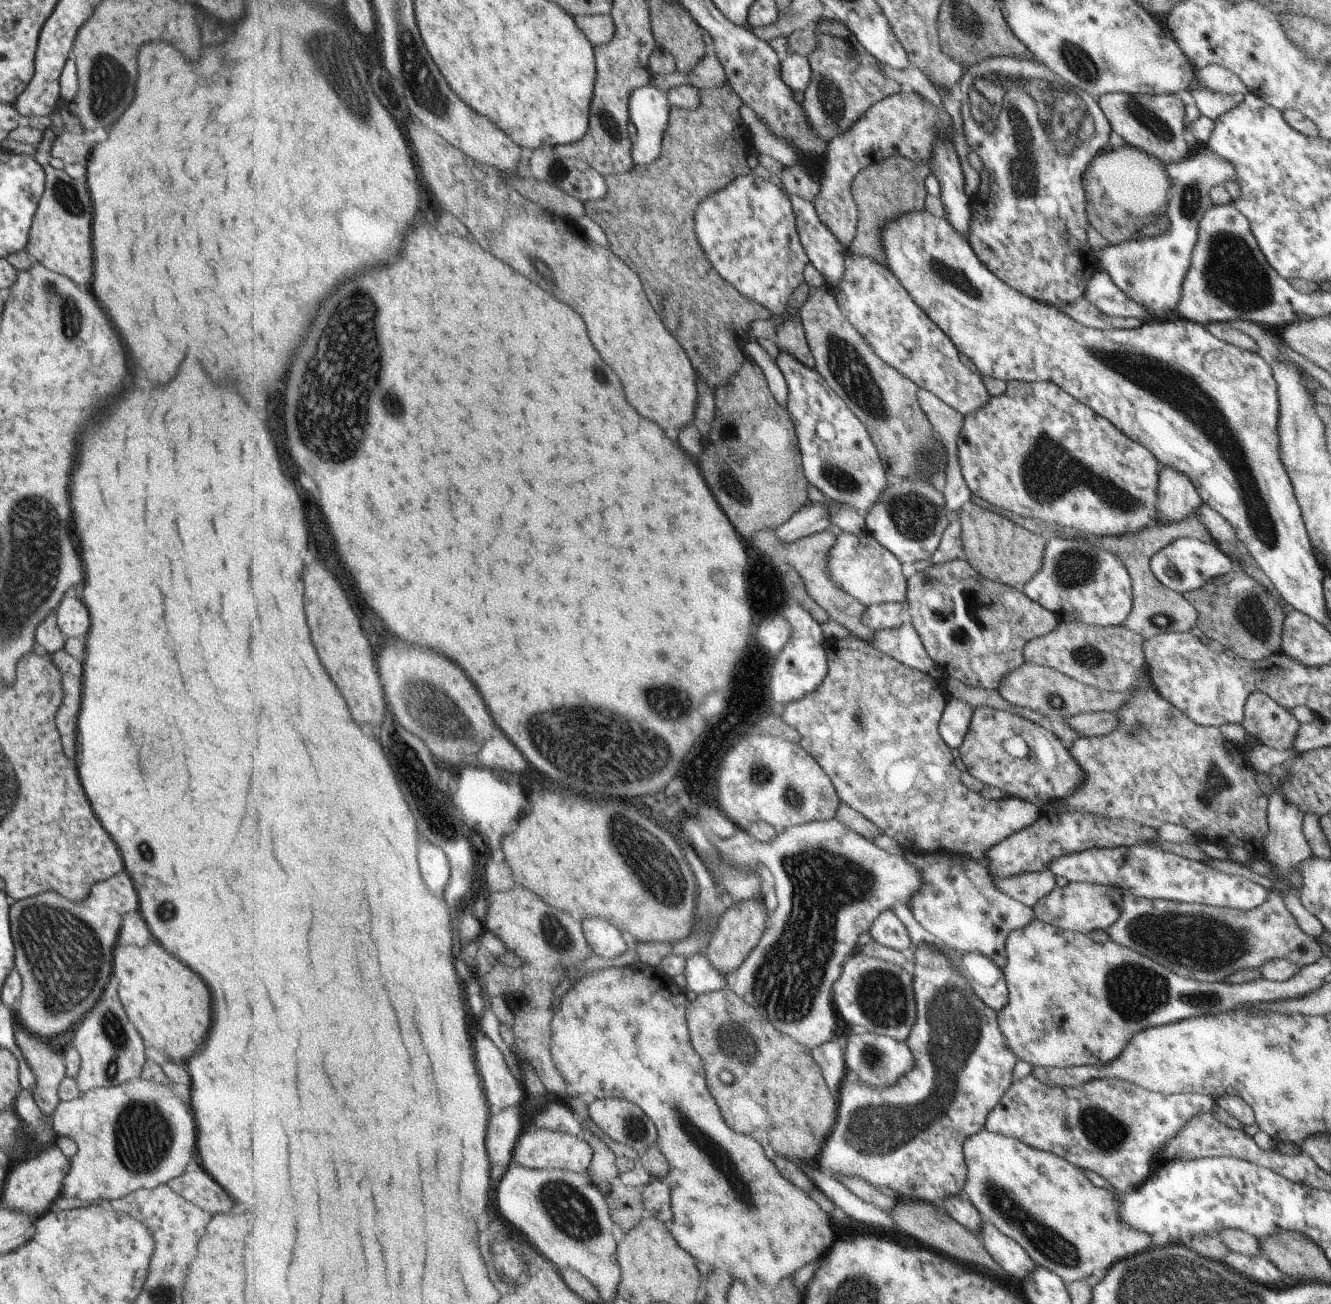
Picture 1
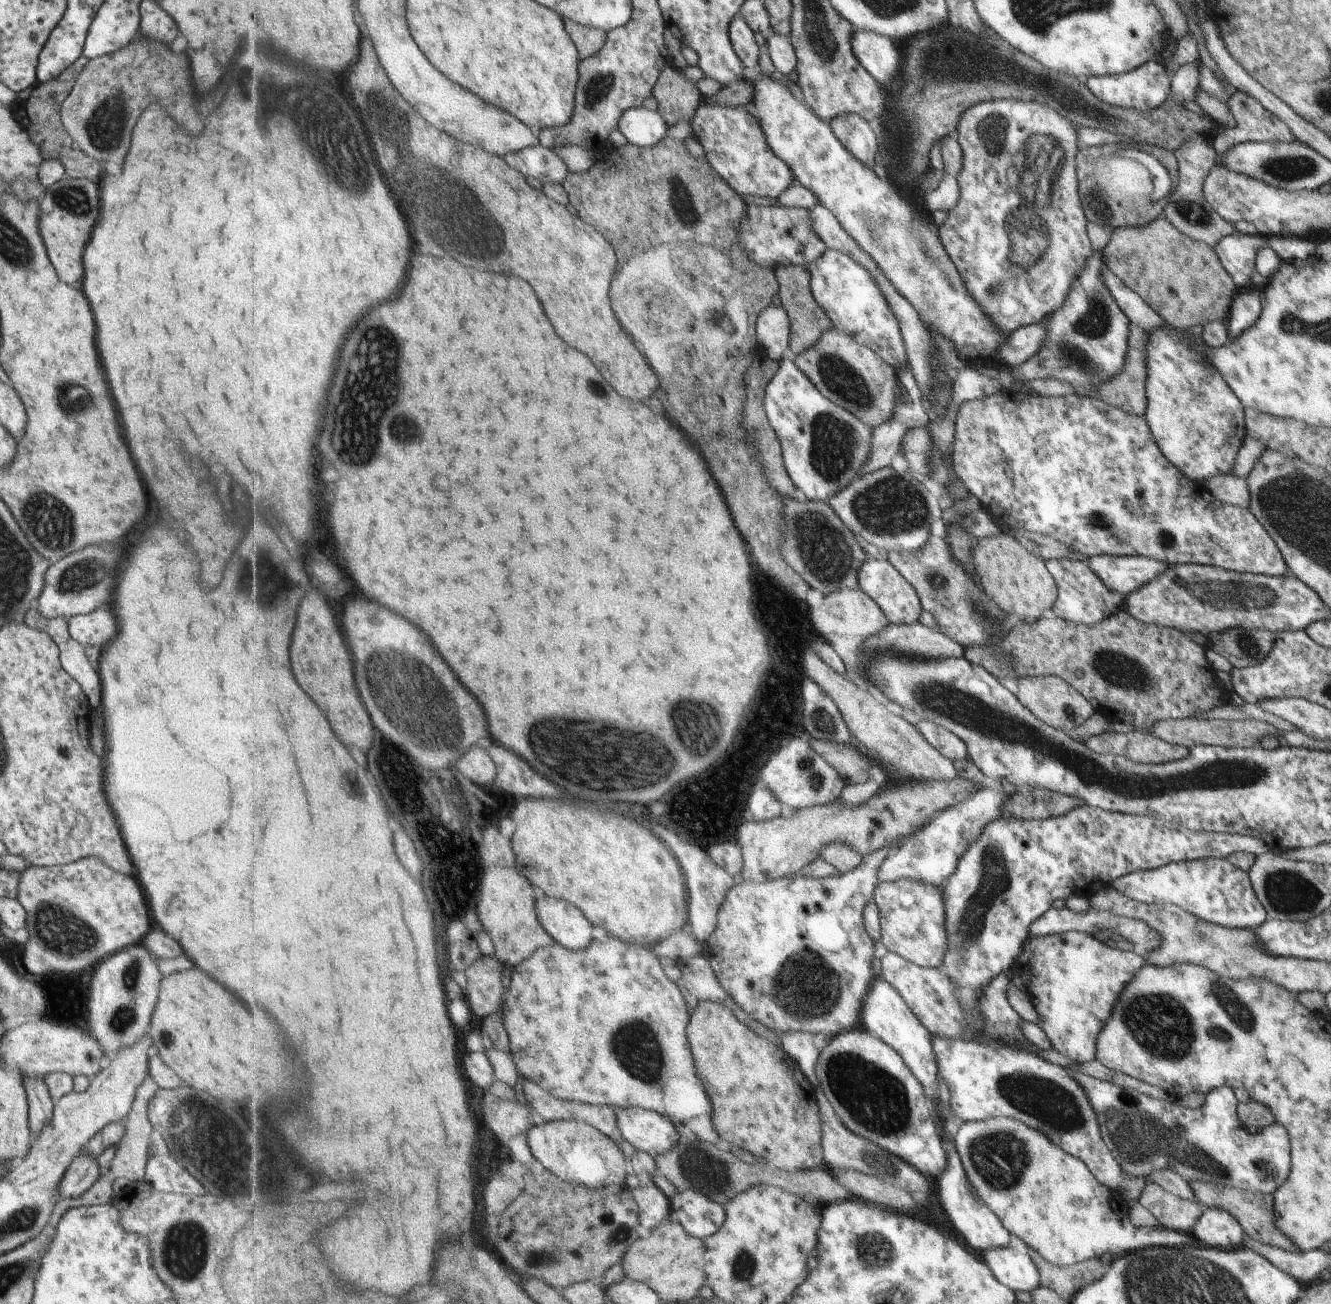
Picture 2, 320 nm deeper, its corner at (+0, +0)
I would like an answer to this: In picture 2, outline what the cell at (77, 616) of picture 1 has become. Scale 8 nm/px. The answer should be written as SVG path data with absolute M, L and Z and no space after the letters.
M93 610L88 614L76 615L68 620L69 637L81 647L103 648L115 638L115 618L109 610Z

